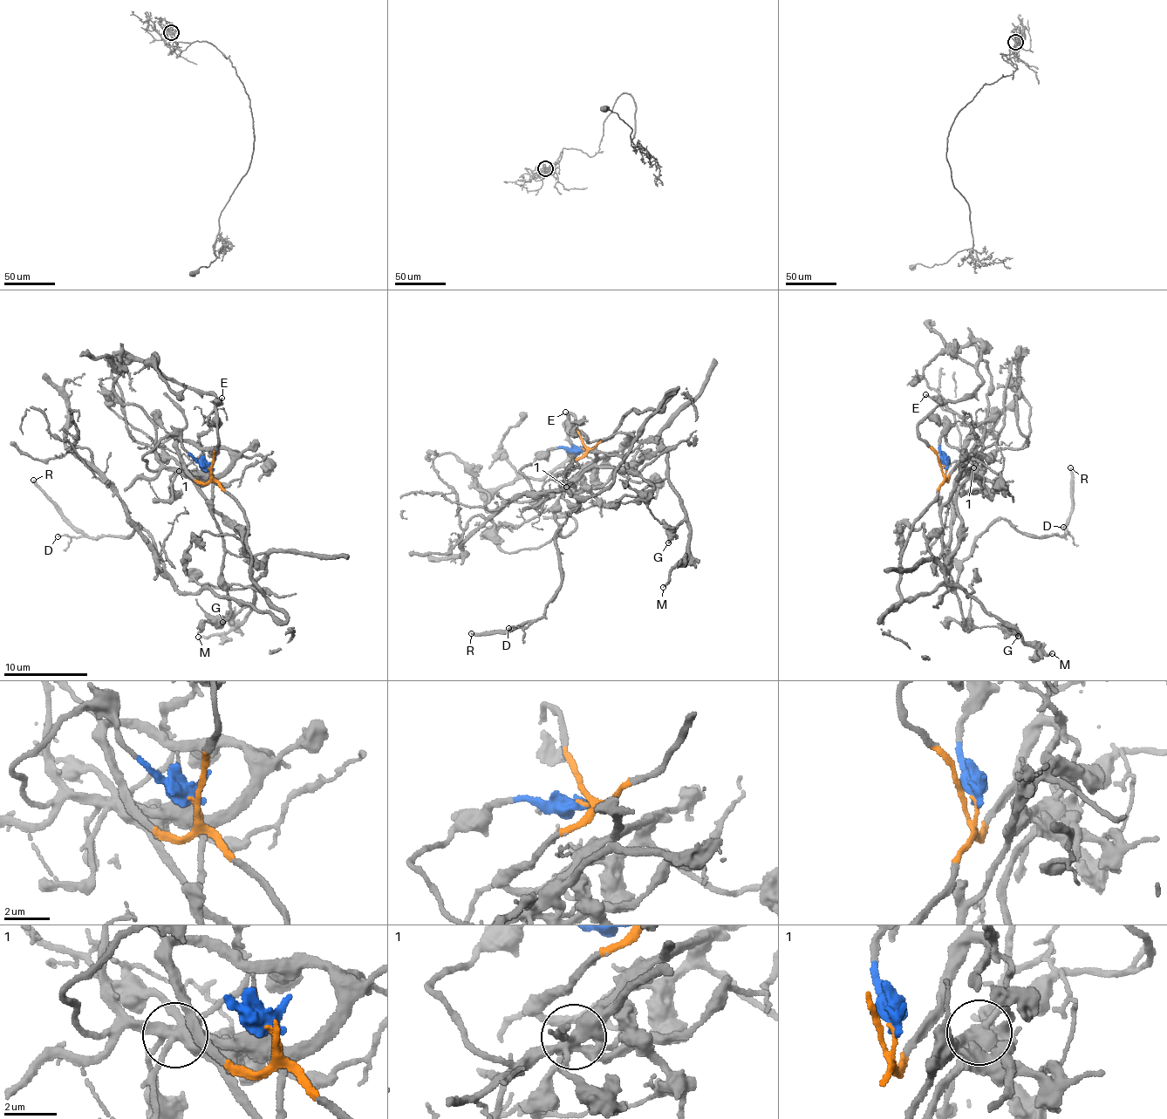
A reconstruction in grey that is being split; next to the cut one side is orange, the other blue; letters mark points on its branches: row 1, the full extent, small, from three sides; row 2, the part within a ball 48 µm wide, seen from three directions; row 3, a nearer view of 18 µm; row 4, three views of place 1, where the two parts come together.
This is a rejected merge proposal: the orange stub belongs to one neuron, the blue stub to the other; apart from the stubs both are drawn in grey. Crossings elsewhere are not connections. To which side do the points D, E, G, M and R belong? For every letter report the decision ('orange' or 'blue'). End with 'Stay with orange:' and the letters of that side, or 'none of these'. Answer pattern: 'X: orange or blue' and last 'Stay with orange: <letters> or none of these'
D: orange
E: orange
G: blue
M: blue
R: orange
Stay with orange: D, E, R

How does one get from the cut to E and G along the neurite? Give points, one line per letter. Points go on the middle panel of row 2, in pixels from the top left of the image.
E: (583, 449), (569, 412), (568, 426), (566, 412)
G: (583, 449), (556, 446), (520, 471), (540, 494), (560, 493), (590, 469), (667, 451), (685, 515), (668, 543)

